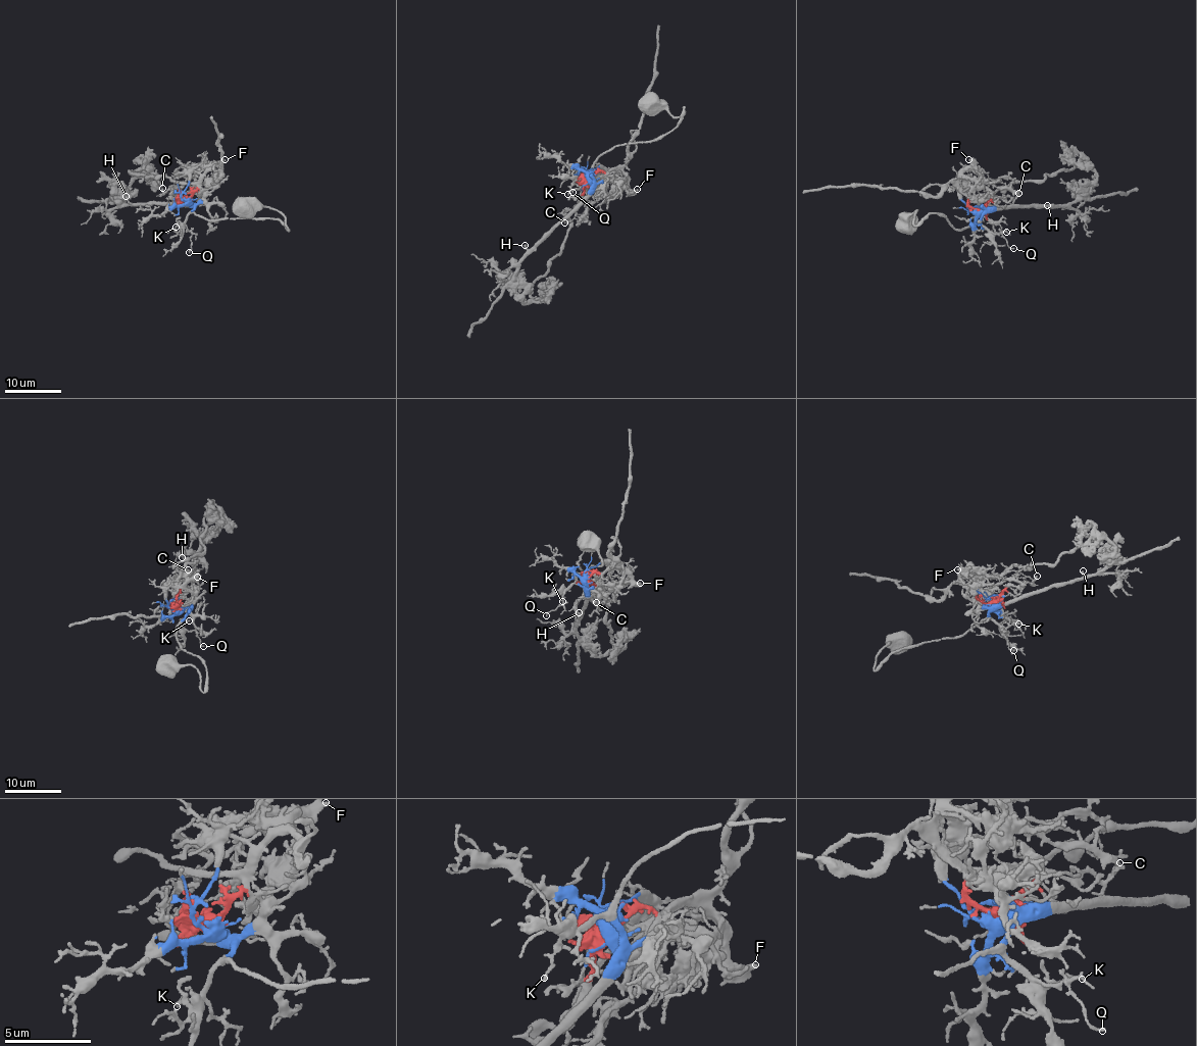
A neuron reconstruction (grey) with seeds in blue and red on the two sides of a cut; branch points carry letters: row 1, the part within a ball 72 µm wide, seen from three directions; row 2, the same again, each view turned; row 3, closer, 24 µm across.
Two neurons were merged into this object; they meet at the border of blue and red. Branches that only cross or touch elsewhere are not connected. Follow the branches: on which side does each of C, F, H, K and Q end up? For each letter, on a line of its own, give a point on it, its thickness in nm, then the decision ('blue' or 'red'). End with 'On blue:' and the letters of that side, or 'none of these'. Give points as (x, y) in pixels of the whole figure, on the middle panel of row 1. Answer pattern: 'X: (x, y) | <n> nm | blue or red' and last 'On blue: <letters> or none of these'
C: (564, 222) | 180 nm | red
F: (637, 189) | 440 nm | red
H: (525, 245) | 190 nm | blue
K: (567, 194) | 160 nm | blue
Q: (572, 192) | 150 nm | blue
On blue: H, K, Q

